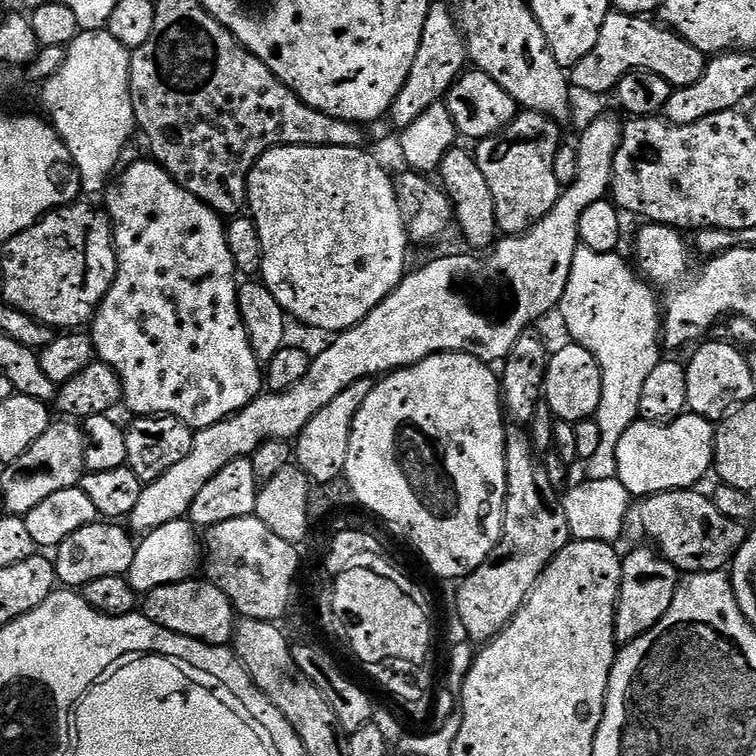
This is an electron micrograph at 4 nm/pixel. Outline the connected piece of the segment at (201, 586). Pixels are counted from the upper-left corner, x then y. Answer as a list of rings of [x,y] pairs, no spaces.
[[[191,578],[150,590],[142,600],[142,615],[174,634],[217,646],[231,645],[238,623],[238,613],[230,598],[207,578]]]

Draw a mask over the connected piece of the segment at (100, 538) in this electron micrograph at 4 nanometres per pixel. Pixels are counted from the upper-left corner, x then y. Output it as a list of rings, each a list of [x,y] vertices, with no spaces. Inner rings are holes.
[[[97,522],[82,526],[82,530],[74,530],[74,534],[70,534],[70,538],[66,538],[54,550],[57,581],[69,589],[80,590],[94,582],[94,578],[125,575],[134,561],[137,545],[131,540],[133,537],[120,527],[116,522]]]

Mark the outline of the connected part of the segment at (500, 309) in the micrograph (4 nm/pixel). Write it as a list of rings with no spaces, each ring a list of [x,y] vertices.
[[[600,116],[597,120],[592,120],[584,128],[584,133],[581,134],[580,140],[576,144],[576,153],[578,154],[578,174],[574,174],[574,182],[570,182],[561,191],[558,202],[554,202],[554,206],[550,210],[550,214],[546,214],[546,218],[542,218],[534,226],[530,226],[530,230],[518,233],[517,236],[504,236],[497,239],[494,247],[487,253],[488,256],[483,260],[483,255],[468,254],[472,256],[440,256],[437,260],[432,260],[429,264],[421,266],[417,272],[409,271],[401,280],[400,285],[396,287],[389,296],[382,302],[378,302],[378,306],[374,306],[374,310],[370,310],[370,314],[366,314],[366,318],[362,318],[362,322],[358,322],[352,328],[347,328],[344,332],[339,333],[335,337],[333,344],[328,344],[320,353],[315,353],[312,356],[312,365],[306,370],[306,378],[302,378],[302,382],[298,382],[298,386],[294,386],[288,392],[268,392],[261,394],[248,403],[240,412],[236,412],[228,419],[218,422],[209,428],[201,428],[193,435],[192,445],[190,446],[190,454],[186,454],[186,458],[182,458],[182,462],[178,462],[178,466],[170,466],[170,470],[166,470],[166,474],[162,474],[162,478],[158,478],[154,482],[144,485],[142,494],[138,498],[138,506],[134,506],[130,523],[132,523],[131,531],[133,533],[147,534],[155,530],[156,527],[163,526],[168,522],[175,520],[183,520],[192,511],[192,503],[194,498],[198,498],[198,493],[202,491],[202,486],[206,486],[206,482],[210,482],[210,478],[214,478],[214,474],[218,474],[218,470],[222,470],[222,466],[228,466],[232,460],[242,460],[251,457],[252,453],[257,452],[263,444],[267,444],[270,440],[291,441],[293,438],[300,435],[300,431],[306,426],[306,422],[310,422],[310,418],[314,418],[314,414],[318,414],[318,410],[322,410],[322,406],[326,406],[326,402],[334,402],[334,398],[338,398],[338,394],[342,394],[342,390],[346,390],[346,386],[354,386],[356,380],[372,380],[373,378],[383,377],[385,374],[391,373],[397,368],[409,368],[412,364],[418,363],[420,360],[426,359],[427,356],[434,356],[437,352],[465,352],[474,358],[485,362],[502,362],[510,354],[510,346],[514,346],[514,342],[518,342],[518,334],[529,331],[533,327],[535,320],[540,320],[548,311],[555,309],[559,305],[562,298],[562,290],[566,290],[566,278],[570,278],[570,262],[574,262],[574,254],[576,248],[581,246],[580,243],[580,223],[582,222],[582,214],[586,210],[590,210],[590,206],[594,206],[594,202],[605,199],[609,195],[612,186],[612,171],[614,170],[614,158],[616,151],[620,145],[620,133],[622,131],[621,121],[616,121],[612,116]]]

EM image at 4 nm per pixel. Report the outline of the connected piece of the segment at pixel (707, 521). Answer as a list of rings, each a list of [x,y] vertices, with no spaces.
[[[700,490],[656,492],[633,503],[625,518],[623,535],[636,540],[632,542],[640,542],[645,532],[656,551],[673,564],[677,573],[724,572],[744,545],[749,529],[741,521],[726,518],[712,499],[696,491]]]

